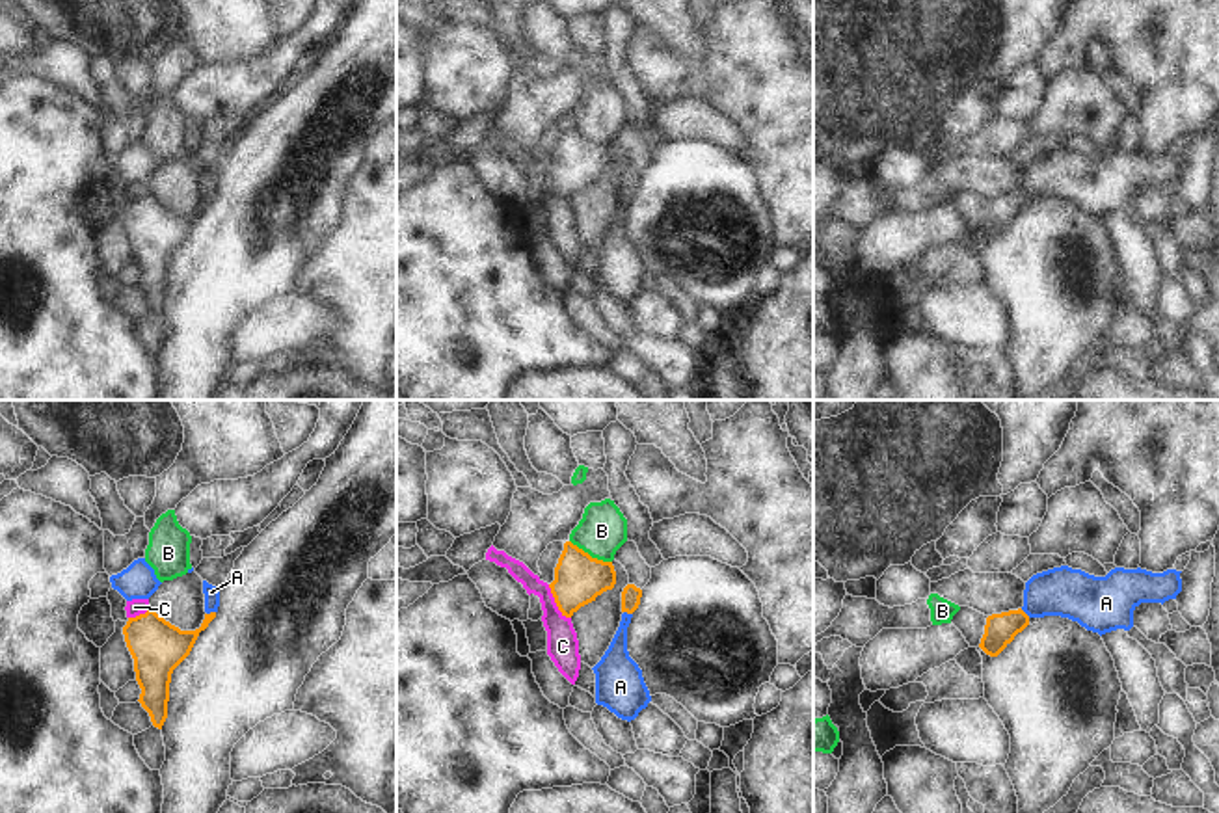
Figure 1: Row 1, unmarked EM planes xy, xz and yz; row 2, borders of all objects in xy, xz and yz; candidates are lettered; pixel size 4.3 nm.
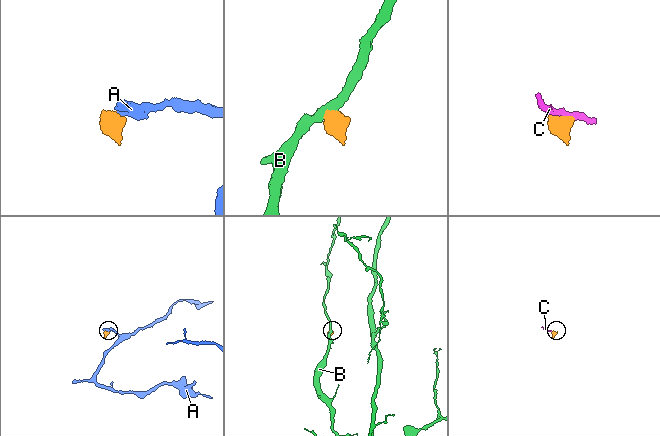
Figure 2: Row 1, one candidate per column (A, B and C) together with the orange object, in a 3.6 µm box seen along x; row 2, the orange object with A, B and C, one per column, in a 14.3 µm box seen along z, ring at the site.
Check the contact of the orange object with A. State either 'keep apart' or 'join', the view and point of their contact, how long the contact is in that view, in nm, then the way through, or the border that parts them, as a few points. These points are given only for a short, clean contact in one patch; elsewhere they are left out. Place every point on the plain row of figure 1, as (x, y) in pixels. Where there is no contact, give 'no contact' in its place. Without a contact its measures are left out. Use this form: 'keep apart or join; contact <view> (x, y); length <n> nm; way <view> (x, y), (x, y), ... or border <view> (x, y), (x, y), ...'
join; contact xy (211, 196); length 40 nm; way xy (164, 229), (194, 218), (211, 196), (211, 175)

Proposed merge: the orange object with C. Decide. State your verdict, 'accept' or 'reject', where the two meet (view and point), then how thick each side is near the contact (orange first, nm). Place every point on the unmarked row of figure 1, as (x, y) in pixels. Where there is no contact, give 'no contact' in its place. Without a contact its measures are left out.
reject | xz (555, 185) | 220/140 nm

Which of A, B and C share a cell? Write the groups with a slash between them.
A / B / C

